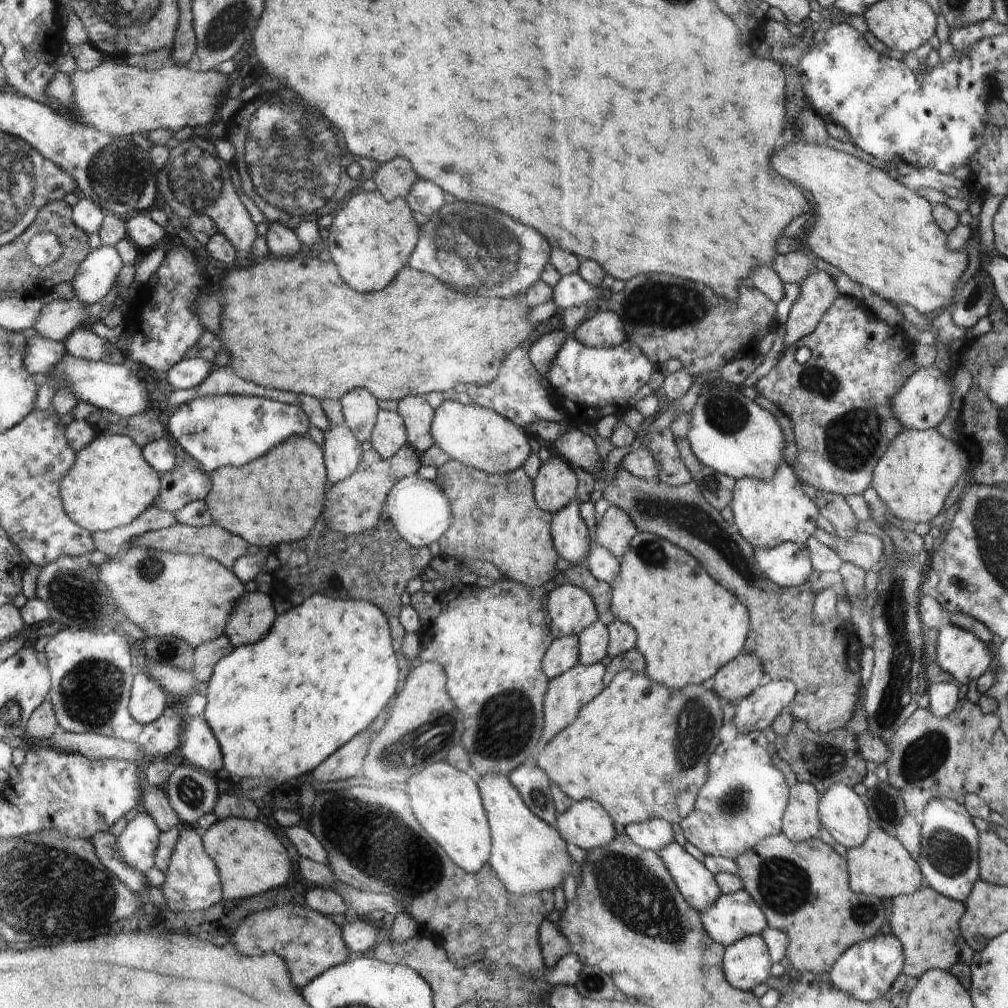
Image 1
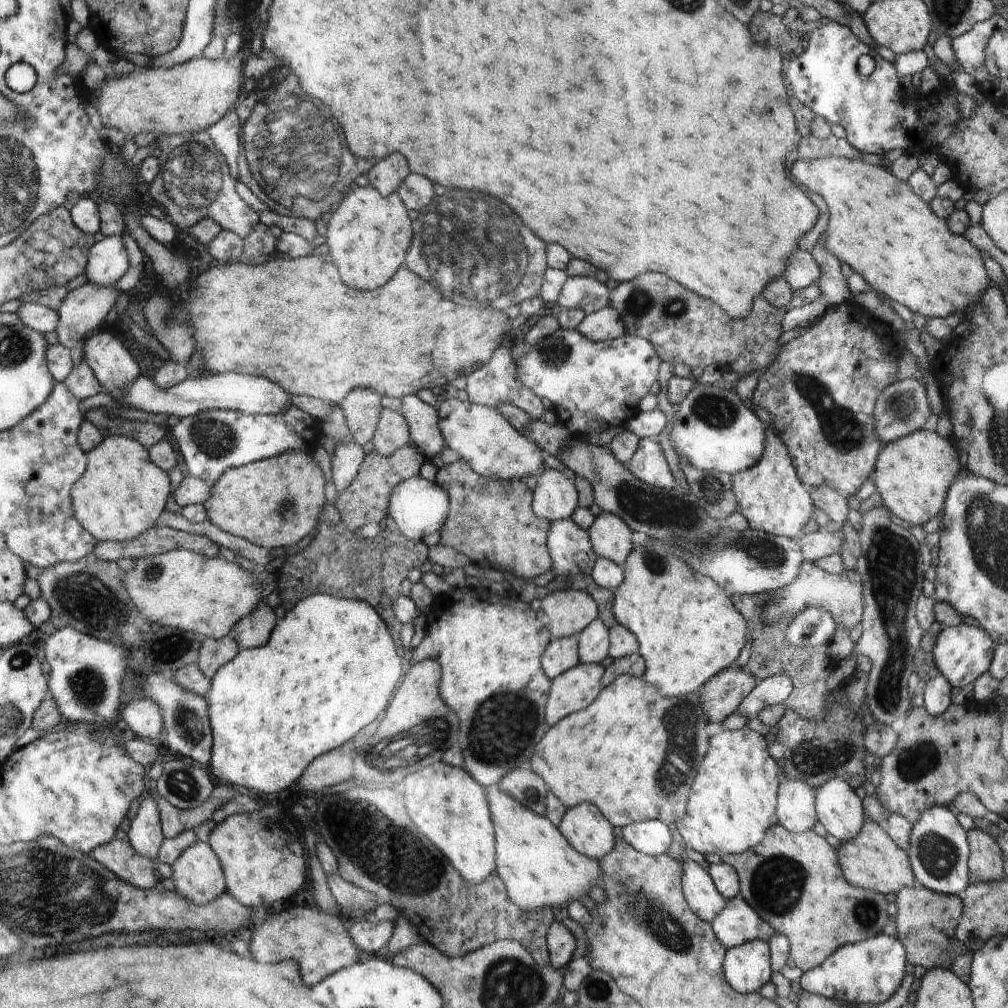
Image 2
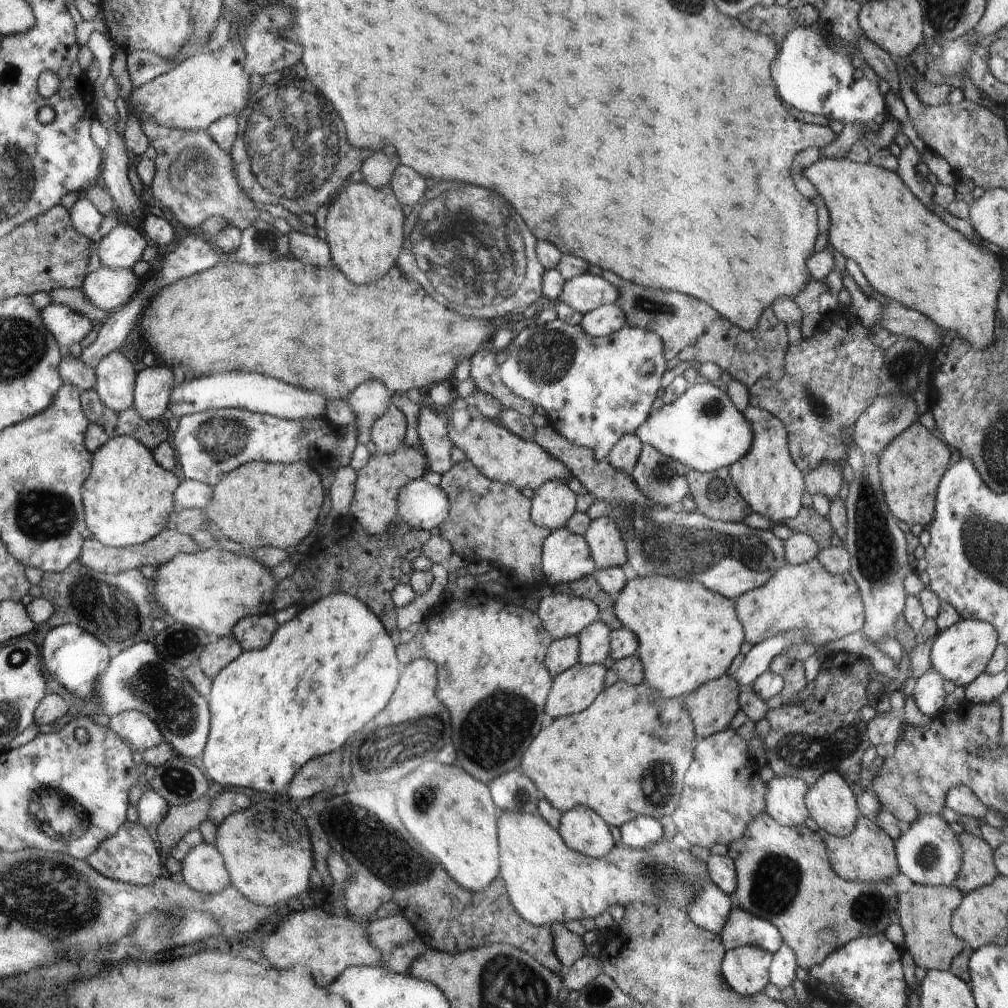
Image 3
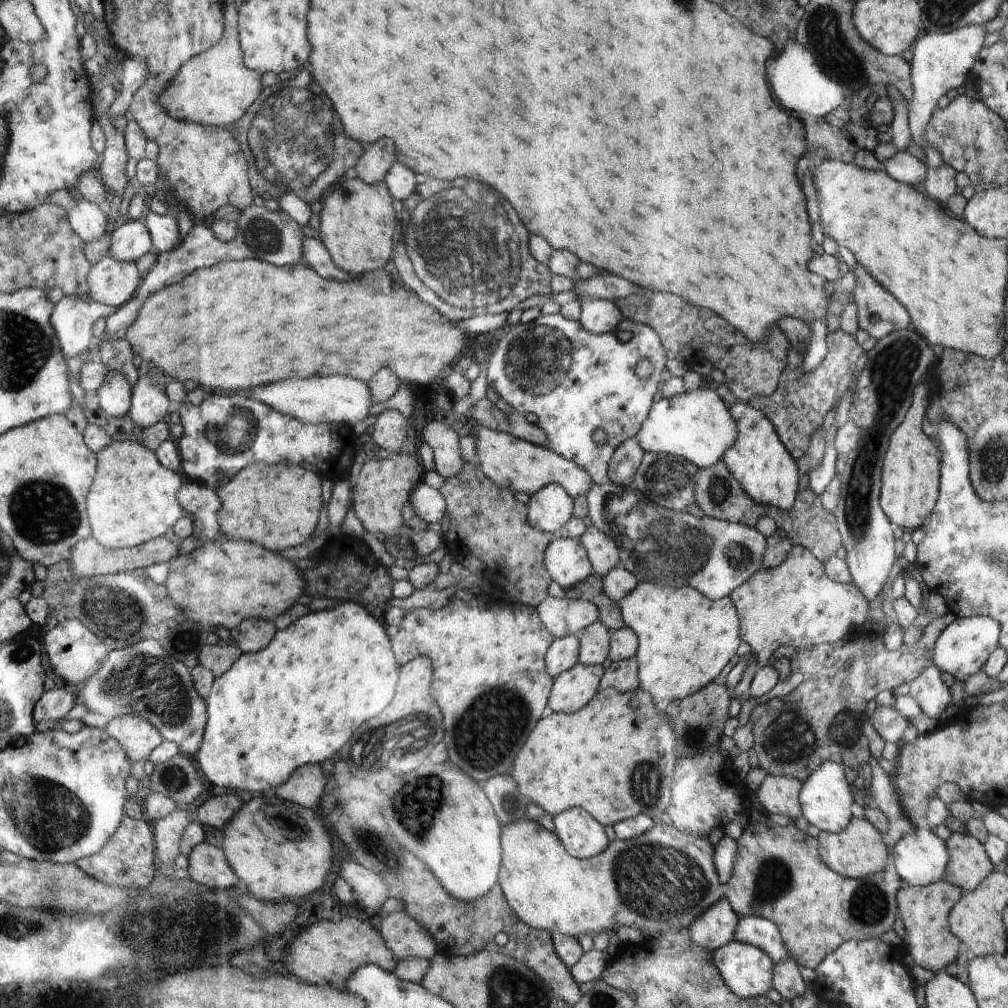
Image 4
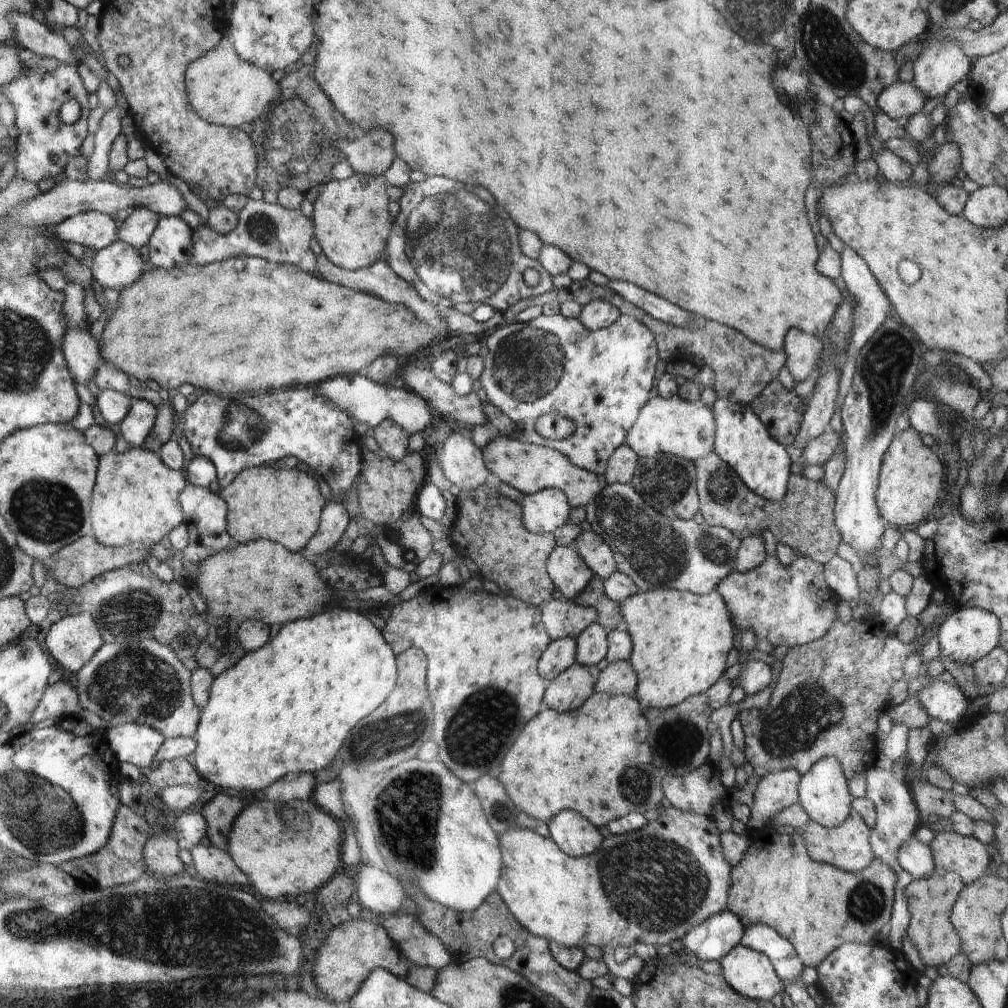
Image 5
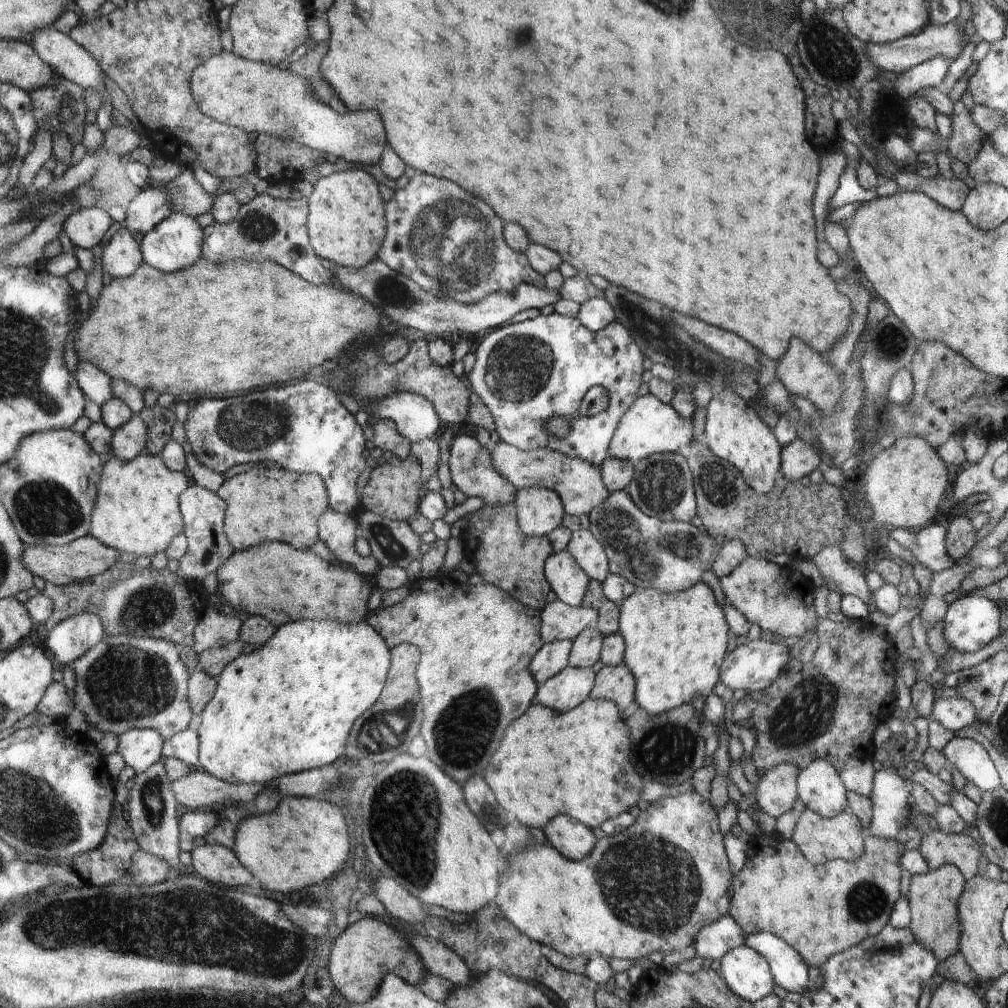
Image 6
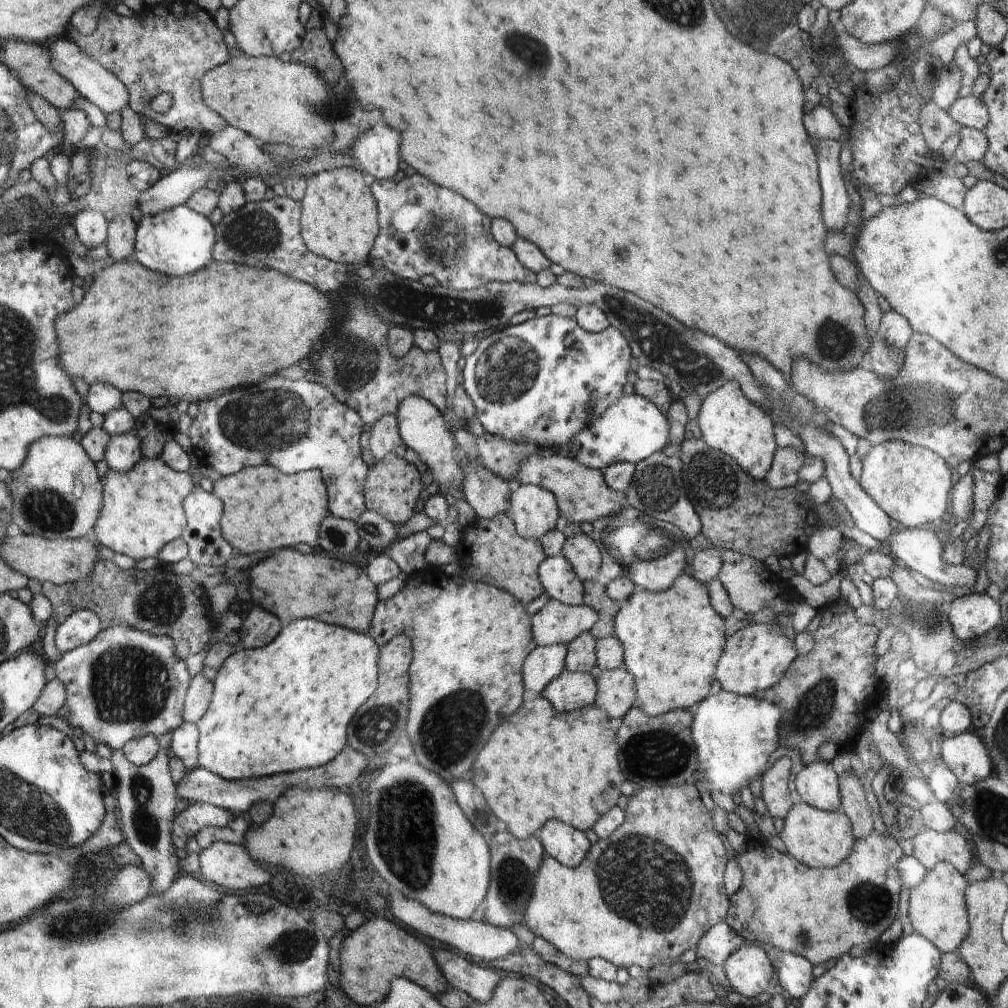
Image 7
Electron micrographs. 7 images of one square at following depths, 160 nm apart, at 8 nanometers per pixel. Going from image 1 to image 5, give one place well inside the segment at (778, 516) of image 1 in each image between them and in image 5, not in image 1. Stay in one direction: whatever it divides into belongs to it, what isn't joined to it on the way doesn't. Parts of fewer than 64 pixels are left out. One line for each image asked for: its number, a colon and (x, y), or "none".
2: (771, 497)
3: (767, 479)
4: (759, 461)
5: (743, 440)

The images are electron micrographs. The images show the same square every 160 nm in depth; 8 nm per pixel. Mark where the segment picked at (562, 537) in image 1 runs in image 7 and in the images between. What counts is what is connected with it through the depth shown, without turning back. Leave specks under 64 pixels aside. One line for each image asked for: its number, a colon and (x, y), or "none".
2: (570, 547)
3: (566, 557)
4: (568, 563)
5: (566, 567)
6: (569, 581)
7: (561, 582)

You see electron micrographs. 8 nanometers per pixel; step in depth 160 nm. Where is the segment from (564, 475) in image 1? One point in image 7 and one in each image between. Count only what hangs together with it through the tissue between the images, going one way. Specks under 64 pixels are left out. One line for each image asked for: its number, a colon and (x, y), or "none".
2: (555, 498)
3: (553, 504)
4: (548, 510)
5: (545, 511)
6: (539, 510)
7: (534, 510)

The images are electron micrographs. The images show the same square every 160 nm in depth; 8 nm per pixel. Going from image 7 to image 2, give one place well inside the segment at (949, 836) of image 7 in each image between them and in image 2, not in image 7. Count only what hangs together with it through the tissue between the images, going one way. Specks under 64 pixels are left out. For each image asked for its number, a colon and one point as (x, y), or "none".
2: (986, 862)
3: (979, 868)
4: (969, 866)
5: (963, 855)
6: (939, 848)

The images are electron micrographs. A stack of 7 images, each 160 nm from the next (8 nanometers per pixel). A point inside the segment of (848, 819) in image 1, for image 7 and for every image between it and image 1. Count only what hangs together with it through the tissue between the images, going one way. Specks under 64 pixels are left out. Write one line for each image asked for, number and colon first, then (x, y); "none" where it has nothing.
2: (840, 811)
3: (832, 805)
4: (826, 799)
5: (824, 796)
6: (820, 788)
7: (816, 783)

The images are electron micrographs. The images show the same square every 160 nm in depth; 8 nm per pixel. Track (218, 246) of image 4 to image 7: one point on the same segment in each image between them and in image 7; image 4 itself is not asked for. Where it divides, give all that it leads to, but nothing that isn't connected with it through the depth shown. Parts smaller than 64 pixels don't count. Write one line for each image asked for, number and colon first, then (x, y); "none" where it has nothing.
5: (269, 231)
6: (266, 228)
7: (268, 233)

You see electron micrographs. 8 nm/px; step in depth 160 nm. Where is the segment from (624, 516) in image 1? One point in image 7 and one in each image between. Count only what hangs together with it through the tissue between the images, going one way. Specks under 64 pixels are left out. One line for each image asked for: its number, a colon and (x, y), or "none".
2: (610, 536)
3: (608, 547)
4: (602, 550)
5: (596, 553)
6: (583, 546)
7: (585, 555)

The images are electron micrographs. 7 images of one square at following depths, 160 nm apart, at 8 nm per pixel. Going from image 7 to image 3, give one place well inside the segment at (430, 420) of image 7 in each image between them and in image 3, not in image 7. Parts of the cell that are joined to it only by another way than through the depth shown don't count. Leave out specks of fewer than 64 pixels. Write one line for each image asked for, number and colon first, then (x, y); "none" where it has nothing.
3: (236, 390)
4: (339, 399)
5: (365, 401)
6: (414, 414)

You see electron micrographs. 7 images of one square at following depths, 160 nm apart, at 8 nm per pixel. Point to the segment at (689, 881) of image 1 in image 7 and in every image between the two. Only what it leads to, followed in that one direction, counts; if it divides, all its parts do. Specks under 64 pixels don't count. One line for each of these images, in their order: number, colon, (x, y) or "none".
2: (699, 887)
3: (711, 907)
4: (715, 927)
5: (714, 938)
6: (716, 940)
7: (718, 944)

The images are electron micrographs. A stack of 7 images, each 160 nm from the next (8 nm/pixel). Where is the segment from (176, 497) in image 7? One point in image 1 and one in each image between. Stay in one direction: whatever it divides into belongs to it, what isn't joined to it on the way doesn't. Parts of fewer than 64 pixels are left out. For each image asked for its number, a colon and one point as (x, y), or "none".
1: (110, 484)
2: (122, 493)
3: (127, 497)
4: (132, 500)
5: (136, 498)
6: (136, 510)

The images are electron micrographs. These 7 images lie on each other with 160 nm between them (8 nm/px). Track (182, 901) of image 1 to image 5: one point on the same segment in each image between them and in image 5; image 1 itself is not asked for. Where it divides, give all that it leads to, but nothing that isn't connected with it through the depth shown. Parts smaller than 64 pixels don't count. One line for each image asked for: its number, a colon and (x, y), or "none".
2: (197, 875)
3: (203, 869)
4: (207, 866)
5: (211, 862)

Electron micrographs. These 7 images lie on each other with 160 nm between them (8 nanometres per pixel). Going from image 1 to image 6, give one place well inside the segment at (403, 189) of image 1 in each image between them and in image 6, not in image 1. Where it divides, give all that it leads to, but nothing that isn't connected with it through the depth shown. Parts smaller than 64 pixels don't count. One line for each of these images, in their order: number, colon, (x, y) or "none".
2: (387, 176)
3: (378, 170)
4: (374, 165)
5: (372, 155)
6: (259, 98)

